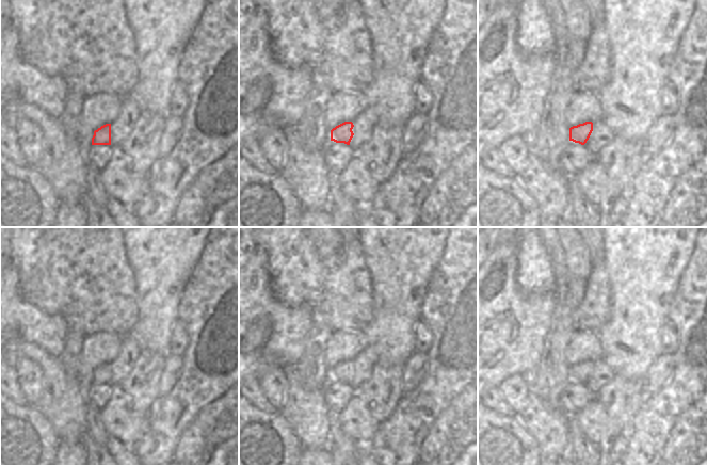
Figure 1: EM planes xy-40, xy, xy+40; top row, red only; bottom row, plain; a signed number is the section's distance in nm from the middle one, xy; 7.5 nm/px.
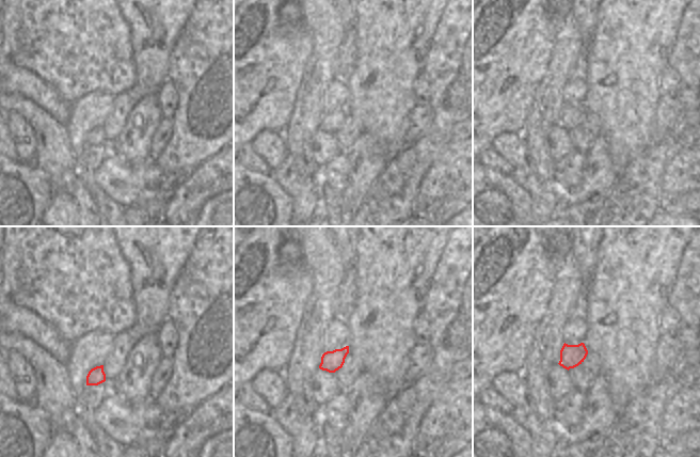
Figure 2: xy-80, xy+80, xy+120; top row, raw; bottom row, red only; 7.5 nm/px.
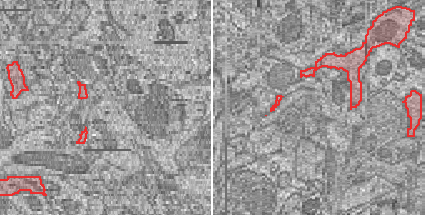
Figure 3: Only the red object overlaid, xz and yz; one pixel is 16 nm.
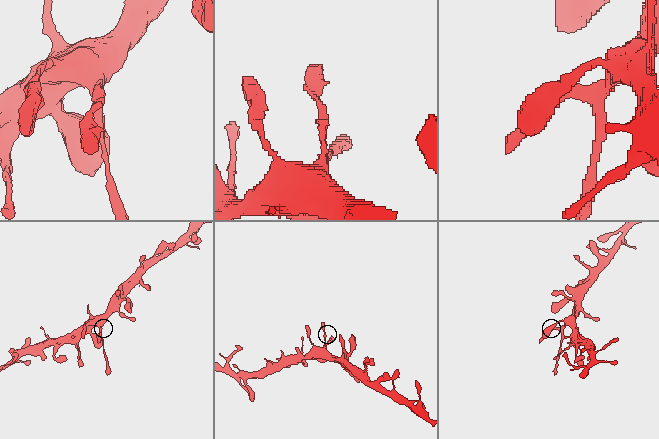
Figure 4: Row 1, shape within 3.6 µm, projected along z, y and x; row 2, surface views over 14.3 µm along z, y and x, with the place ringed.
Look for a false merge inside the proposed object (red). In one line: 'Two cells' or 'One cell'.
One cell.

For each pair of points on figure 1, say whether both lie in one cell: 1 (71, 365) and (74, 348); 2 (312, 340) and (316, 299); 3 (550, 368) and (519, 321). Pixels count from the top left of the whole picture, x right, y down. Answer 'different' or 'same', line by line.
1: same
2: different
3: different

